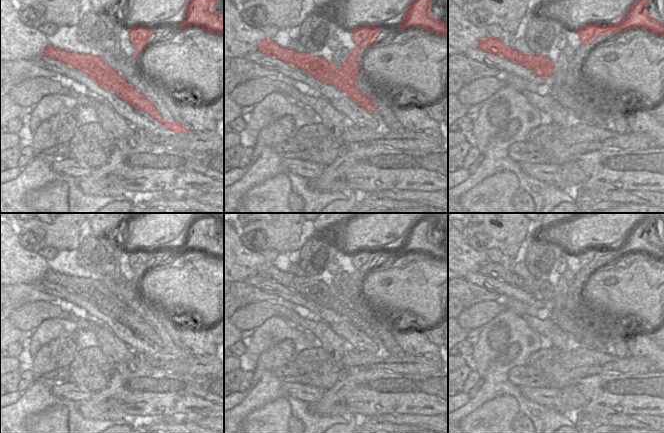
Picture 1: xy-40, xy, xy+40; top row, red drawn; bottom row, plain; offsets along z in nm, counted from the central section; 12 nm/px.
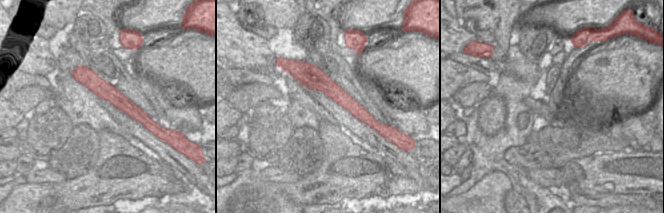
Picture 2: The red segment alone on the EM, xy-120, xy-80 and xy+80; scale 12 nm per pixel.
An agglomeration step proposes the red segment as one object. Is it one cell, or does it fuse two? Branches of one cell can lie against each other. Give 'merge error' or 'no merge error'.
merge error

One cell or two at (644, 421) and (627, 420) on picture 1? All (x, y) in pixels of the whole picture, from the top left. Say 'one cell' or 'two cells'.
one cell

